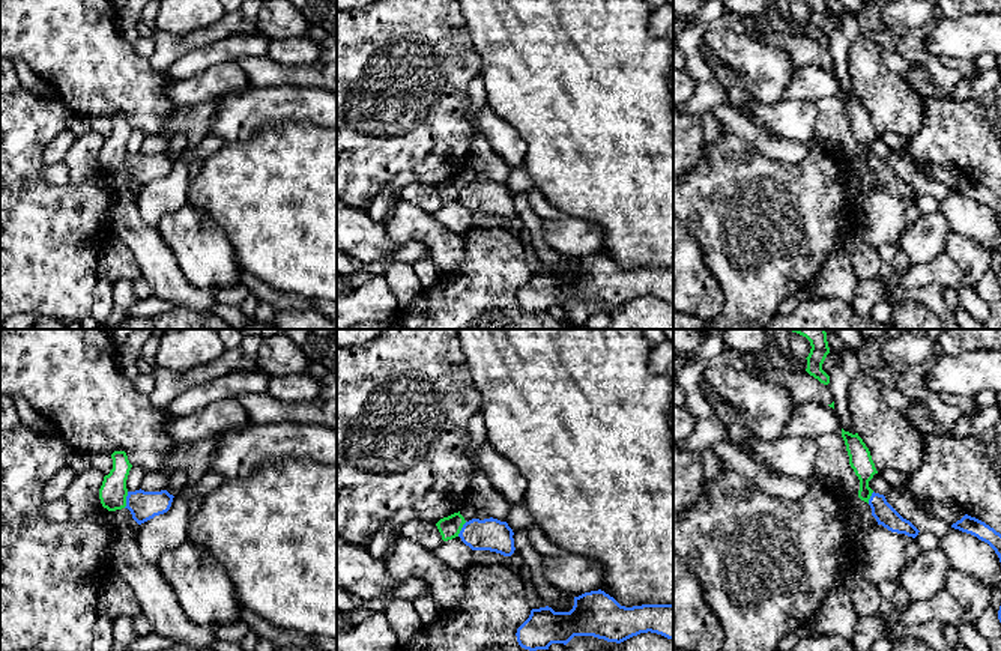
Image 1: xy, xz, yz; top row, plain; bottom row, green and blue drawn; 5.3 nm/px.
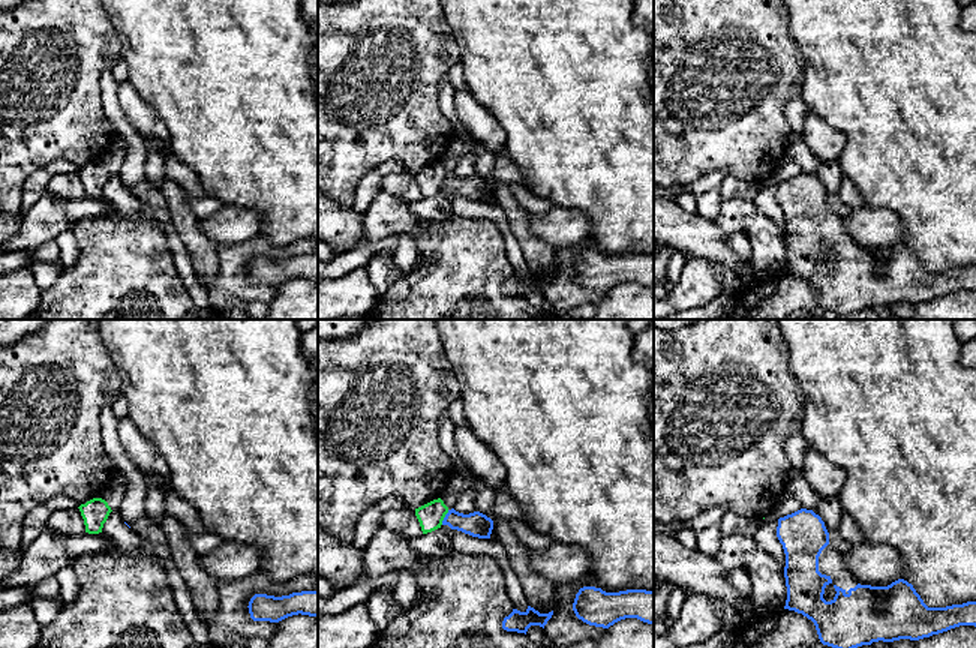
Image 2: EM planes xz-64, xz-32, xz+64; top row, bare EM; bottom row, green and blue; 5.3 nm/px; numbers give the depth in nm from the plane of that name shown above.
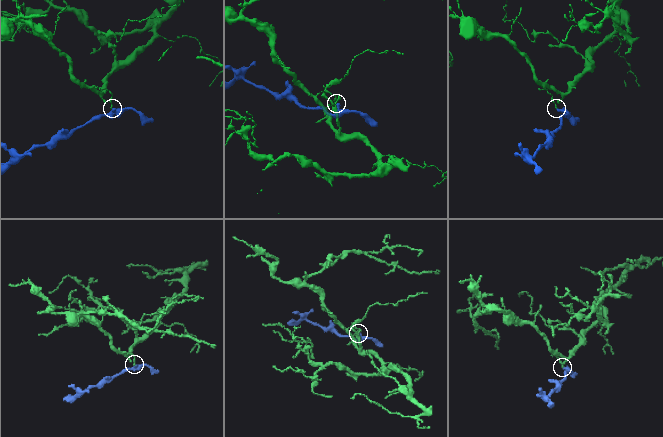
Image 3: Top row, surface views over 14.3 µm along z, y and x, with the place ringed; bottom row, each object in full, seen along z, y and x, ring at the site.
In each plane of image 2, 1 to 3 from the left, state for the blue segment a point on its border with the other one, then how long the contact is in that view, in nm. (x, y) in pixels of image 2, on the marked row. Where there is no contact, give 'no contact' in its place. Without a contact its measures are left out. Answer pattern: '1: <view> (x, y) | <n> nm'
1: no contact
2: xz-32 (444, 516) | 90 nm
3: no contact

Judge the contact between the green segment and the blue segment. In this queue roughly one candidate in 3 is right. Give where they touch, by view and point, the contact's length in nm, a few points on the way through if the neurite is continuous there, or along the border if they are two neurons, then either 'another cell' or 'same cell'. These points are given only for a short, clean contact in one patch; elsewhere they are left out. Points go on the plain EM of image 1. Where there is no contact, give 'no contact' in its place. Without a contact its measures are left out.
meets green in xy at (125, 163); contact 90 nm long; border along xy (128, 155), (123, 170); another cell

